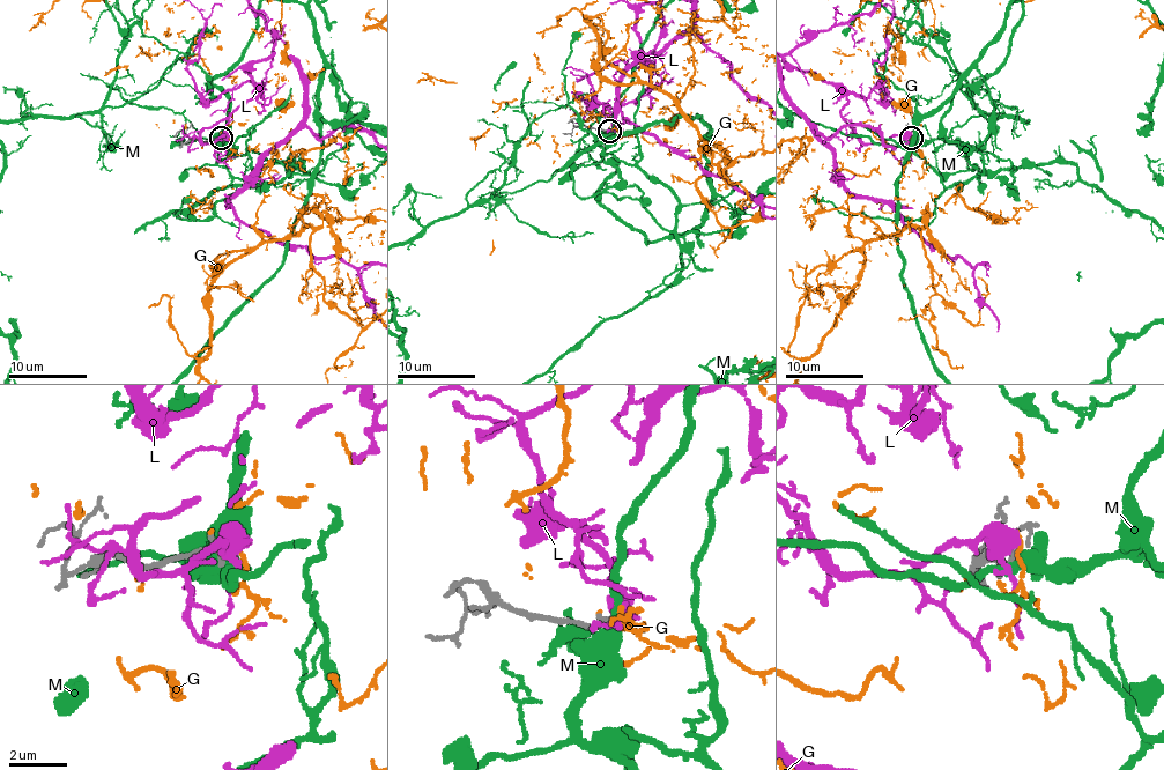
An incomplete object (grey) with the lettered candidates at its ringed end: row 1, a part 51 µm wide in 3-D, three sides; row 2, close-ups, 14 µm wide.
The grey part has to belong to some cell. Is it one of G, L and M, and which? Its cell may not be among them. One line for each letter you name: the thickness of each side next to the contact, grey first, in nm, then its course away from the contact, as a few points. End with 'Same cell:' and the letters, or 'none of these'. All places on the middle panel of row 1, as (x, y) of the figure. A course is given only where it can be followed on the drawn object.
Same cell: none of these

